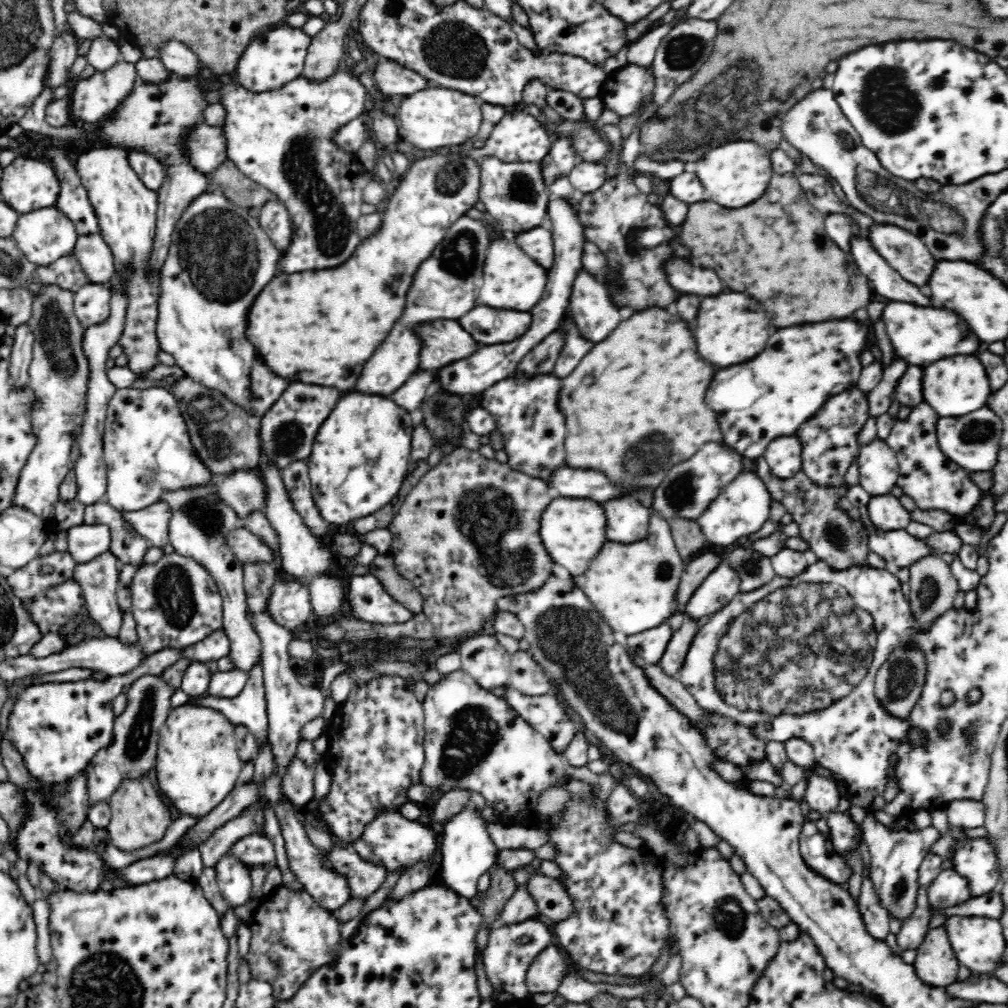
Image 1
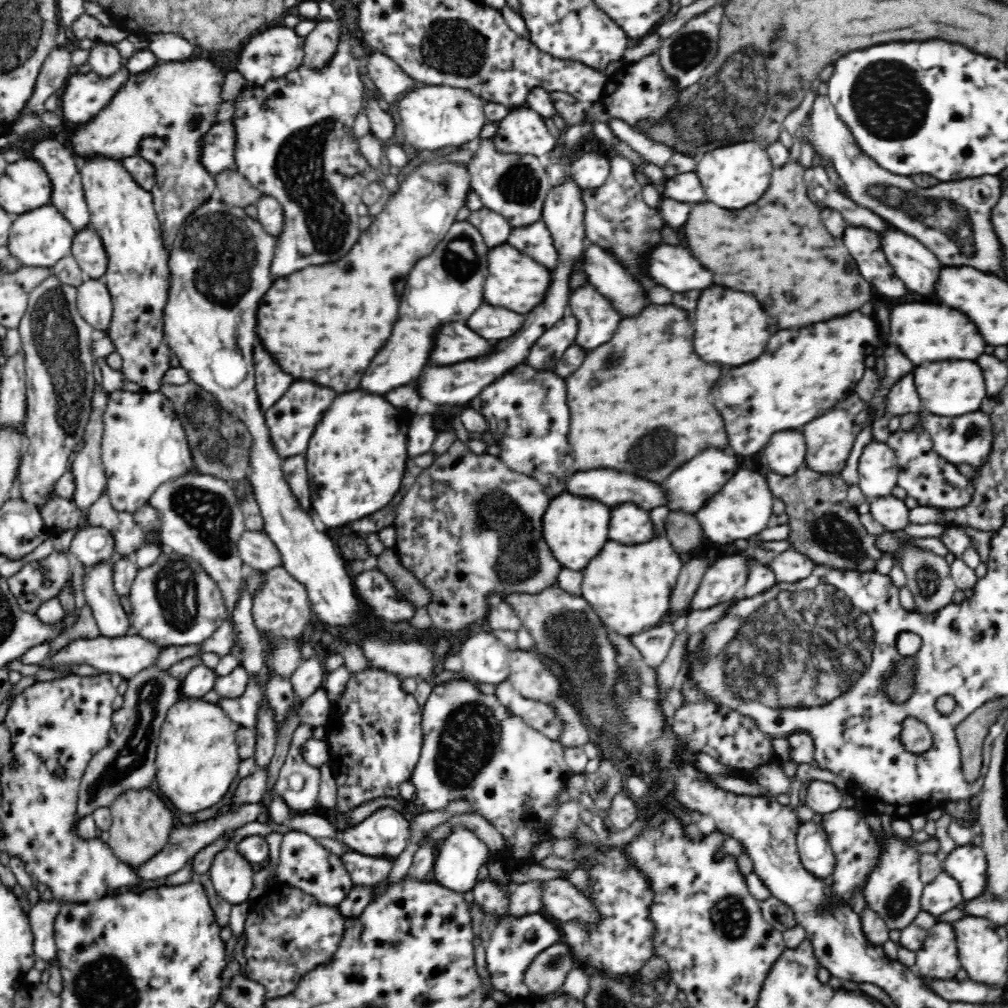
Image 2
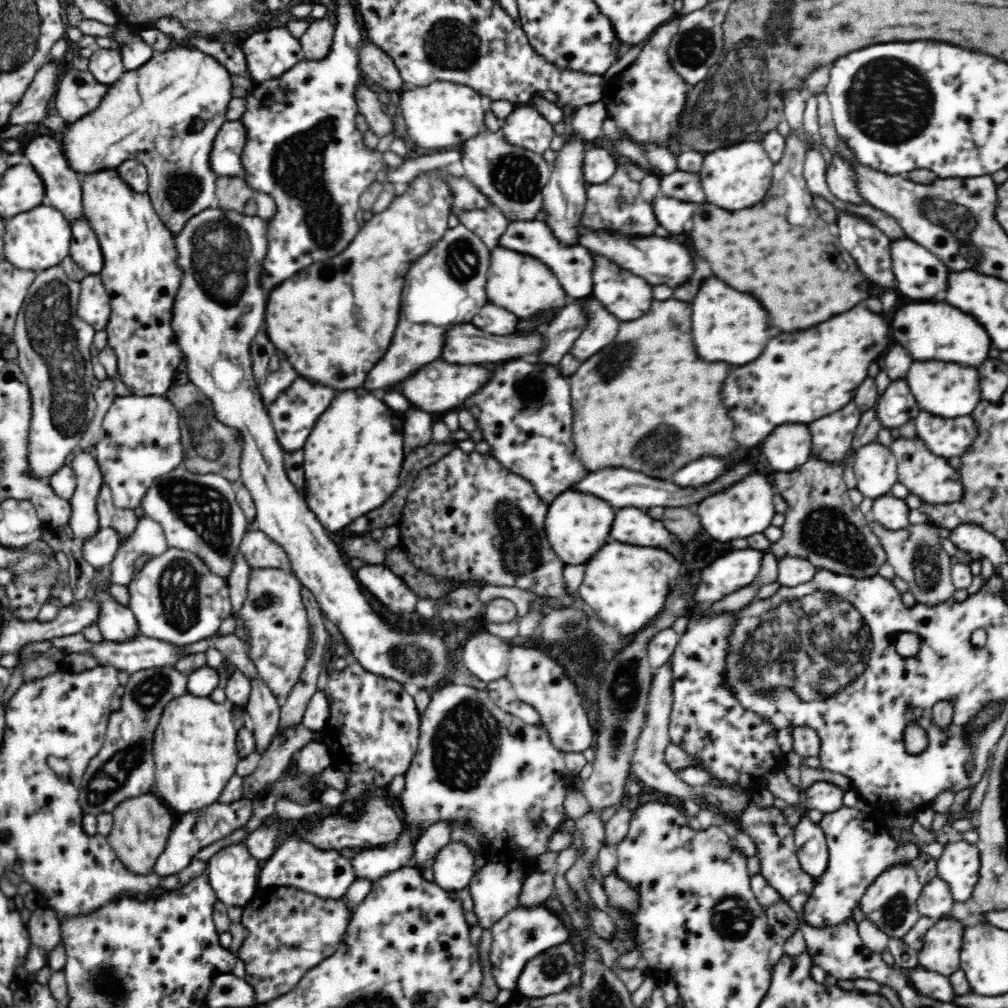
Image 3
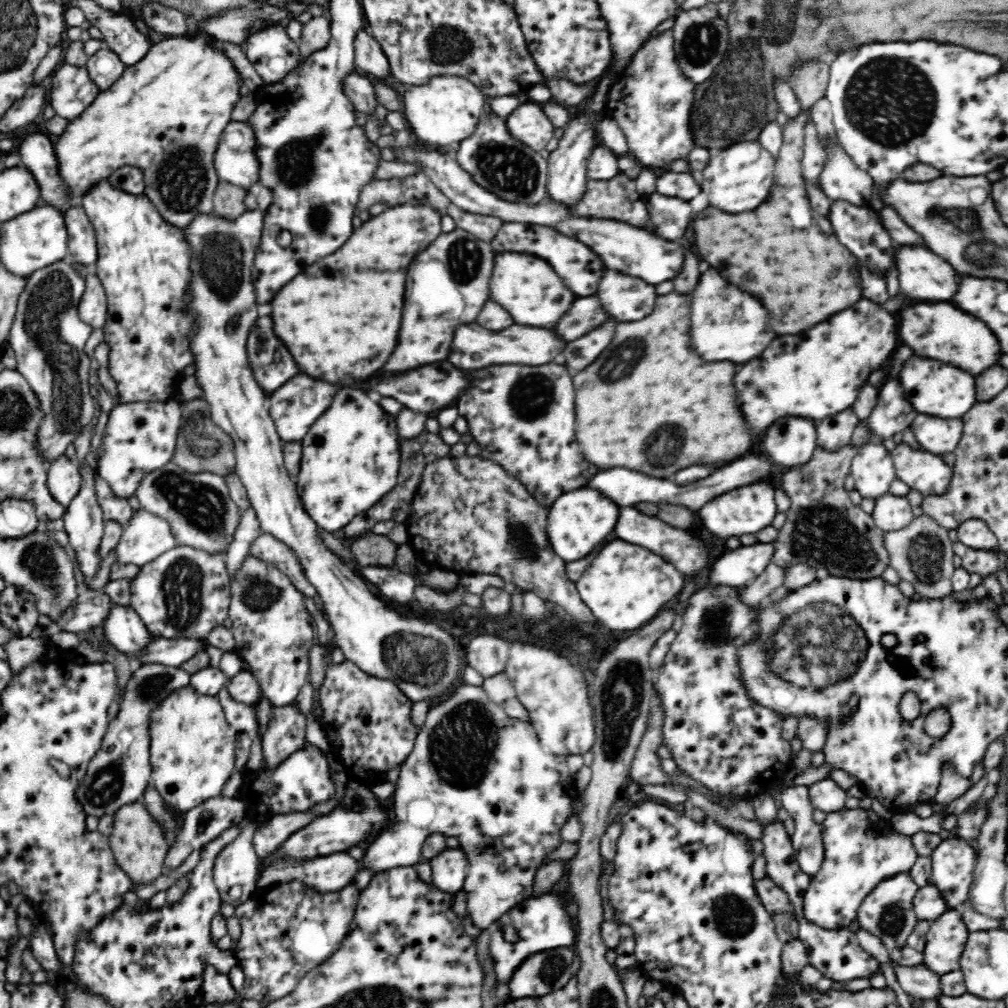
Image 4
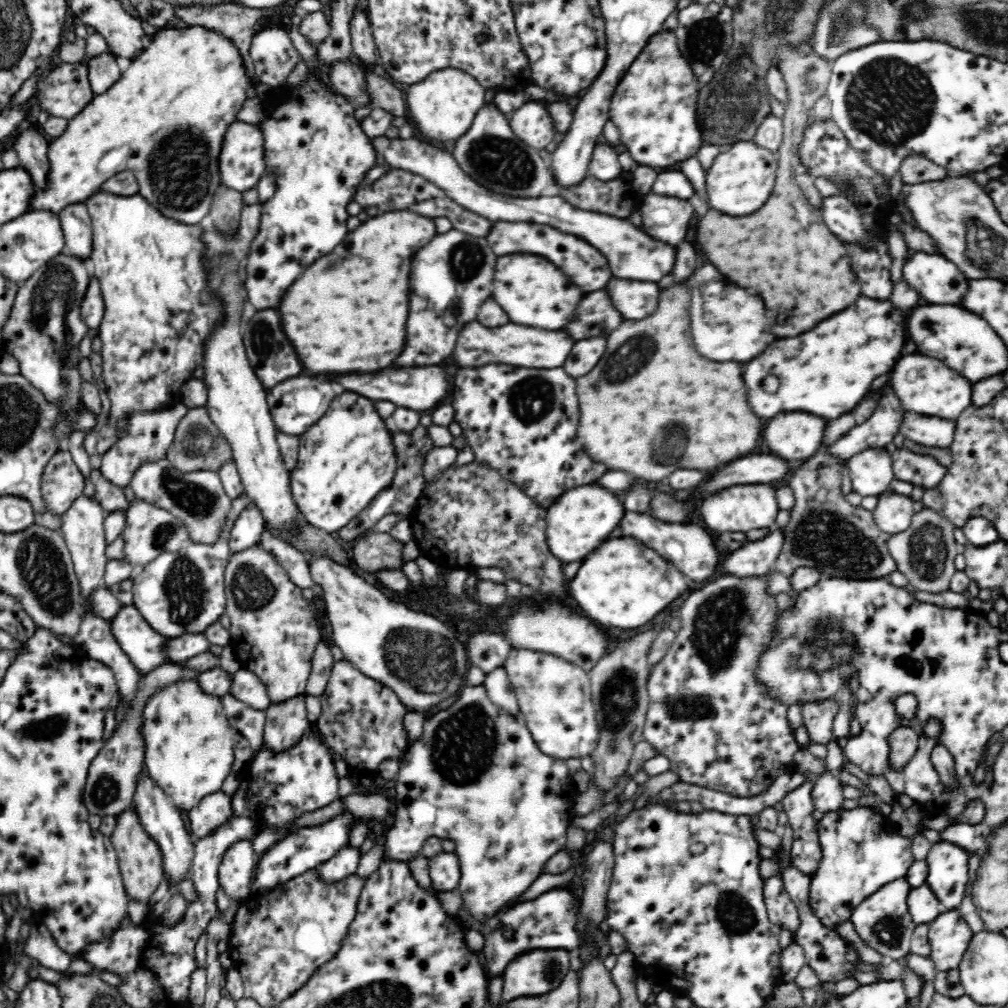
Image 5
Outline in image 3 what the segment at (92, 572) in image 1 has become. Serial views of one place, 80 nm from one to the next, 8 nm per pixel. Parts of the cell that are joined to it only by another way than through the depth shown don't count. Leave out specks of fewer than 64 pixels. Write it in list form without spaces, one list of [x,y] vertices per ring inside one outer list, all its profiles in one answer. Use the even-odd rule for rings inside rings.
[[[104,587],[104,596],[100,597],[102,610],[98,618],[98,627],[106,641],[114,644],[126,644],[129,640],[142,635],[138,621],[128,606],[120,605]]]

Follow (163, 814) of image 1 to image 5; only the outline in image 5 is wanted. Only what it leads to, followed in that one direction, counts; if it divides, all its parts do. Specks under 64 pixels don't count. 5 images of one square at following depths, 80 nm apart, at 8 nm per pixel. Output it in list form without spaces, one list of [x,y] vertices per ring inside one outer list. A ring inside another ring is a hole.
[[[129,808],[117,815],[116,828],[110,837],[117,854],[119,871],[128,898],[148,904],[150,897],[156,892],[164,877],[162,853],[158,849],[158,844],[150,839],[148,833],[142,829],[136,811]]]

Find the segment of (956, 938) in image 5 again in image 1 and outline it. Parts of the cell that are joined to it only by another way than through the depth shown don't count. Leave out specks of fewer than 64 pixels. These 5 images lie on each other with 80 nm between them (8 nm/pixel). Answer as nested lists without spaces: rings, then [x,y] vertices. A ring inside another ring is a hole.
[[[945,925],[927,932],[913,963],[916,974],[928,985],[948,986],[957,981],[959,960]]]

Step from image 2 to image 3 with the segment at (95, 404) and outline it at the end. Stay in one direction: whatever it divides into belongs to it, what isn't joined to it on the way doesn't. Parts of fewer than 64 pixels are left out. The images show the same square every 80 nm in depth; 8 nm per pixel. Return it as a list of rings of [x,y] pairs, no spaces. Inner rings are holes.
[[[88,451],[77,453],[71,467],[76,475],[76,488],[70,503],[70,520],[68,525],[72,530],[72,538],[82,542],[82,545],[97,535],[102,528],[99,523],[96,505],[103,478],[96,459]]]

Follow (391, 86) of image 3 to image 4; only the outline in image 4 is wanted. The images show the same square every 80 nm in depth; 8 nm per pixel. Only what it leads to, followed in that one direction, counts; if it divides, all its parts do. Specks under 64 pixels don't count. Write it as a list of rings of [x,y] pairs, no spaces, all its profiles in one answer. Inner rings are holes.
[[[365,23],[358,28],[354,38],[354,62],[358,73],[371,75],[384,82],[393,81],[388,59],[380,43],[371,35]]]

